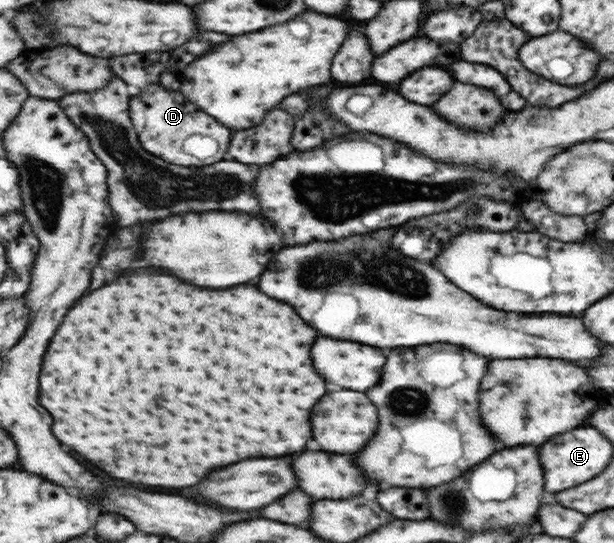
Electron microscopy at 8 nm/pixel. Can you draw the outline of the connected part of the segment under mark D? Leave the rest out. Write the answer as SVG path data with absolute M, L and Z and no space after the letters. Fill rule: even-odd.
M152 80L147 88L142 91L134 91L131 96L131 118L136 131L140 135L140 142L144 149L152 155L161 157L164 161L186 167L204 167L218 161L224 161L226 151L232 141L232 129L216 121L212 115L208 115L201 107L193 104L182 90L169 90L165 88L160 80ZM192 135L210 135L220 143L218 153L210 157L210 161L198 161L194 155L186 153L182 145Z

